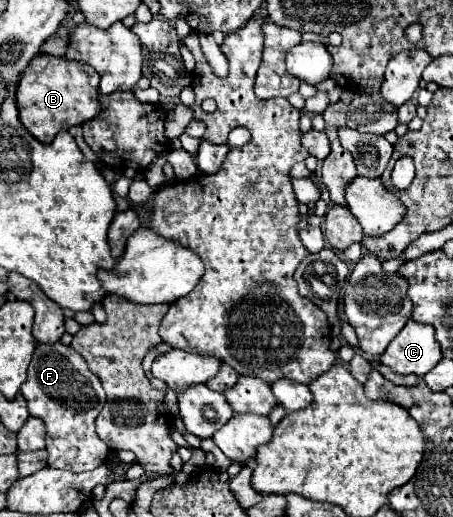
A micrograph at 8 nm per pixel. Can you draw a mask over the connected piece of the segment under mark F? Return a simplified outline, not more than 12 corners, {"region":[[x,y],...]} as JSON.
{"region":[[37,344],[21,386],[47,426],[47,464],[109,458],[99,378],[71,346]]}

